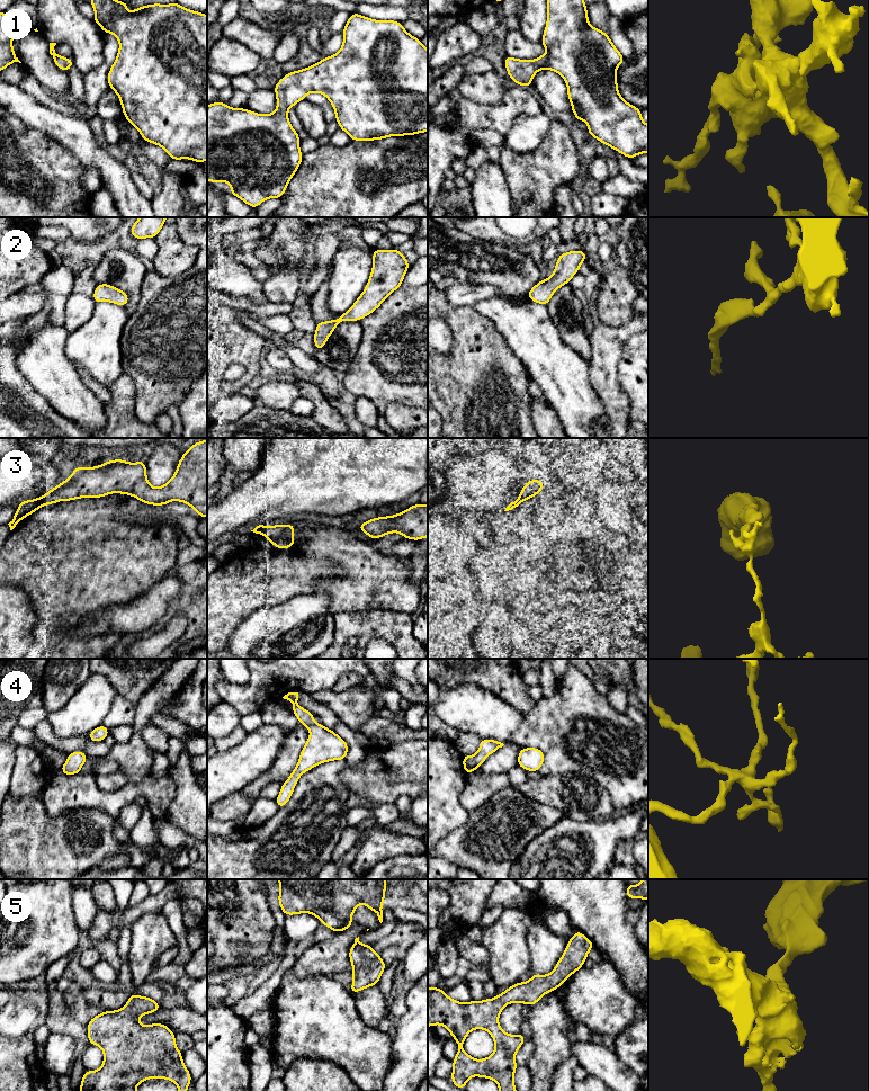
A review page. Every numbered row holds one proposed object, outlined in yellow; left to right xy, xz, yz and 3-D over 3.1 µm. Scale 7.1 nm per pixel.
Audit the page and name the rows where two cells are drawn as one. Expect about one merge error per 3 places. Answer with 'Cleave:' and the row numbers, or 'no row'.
Cleave: 3

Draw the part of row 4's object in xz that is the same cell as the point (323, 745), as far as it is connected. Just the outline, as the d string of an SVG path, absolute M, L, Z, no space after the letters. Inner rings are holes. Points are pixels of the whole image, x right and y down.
M288 692L283 698L293 703L293 714L297 717L299 724L306 726L311 735L306 740L295 769L288 779L283 783L280 793L275 799L279 808L289 802L303 773L328 761L344 761L349 749L347 742L337 735L333 730L326 728L323 724L316 724L314 714L297 705L298 692Z

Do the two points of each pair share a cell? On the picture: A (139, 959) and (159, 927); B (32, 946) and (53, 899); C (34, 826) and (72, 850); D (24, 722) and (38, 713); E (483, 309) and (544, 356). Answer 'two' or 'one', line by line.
A: one
B: one
C: one
D: one
E: one

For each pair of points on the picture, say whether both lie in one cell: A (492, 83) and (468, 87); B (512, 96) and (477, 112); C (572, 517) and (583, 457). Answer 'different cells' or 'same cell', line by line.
A: same cell
B: same cell
C: same cell

